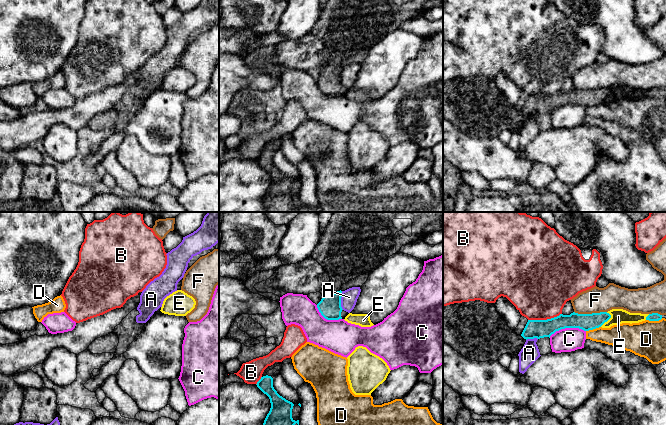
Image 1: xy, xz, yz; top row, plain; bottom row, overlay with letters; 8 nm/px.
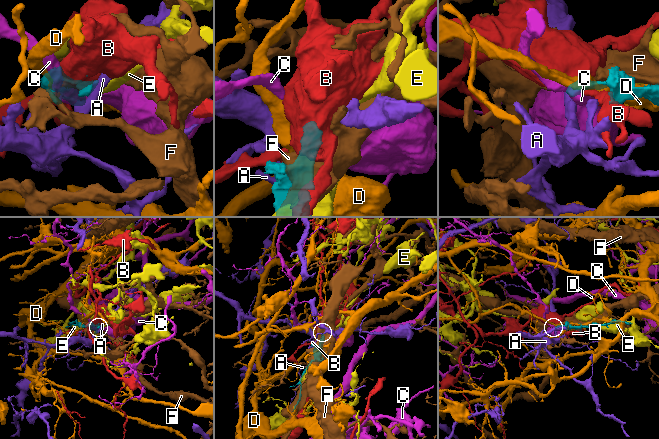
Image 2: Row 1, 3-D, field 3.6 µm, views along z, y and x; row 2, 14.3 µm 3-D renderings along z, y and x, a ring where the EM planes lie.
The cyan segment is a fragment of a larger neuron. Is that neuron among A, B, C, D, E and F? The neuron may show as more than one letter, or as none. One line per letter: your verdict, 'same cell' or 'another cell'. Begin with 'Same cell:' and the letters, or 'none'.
Same cell: none
A: another cell
B: another cell
C: another cell
D: another cell
E: another cell
F: another cell

